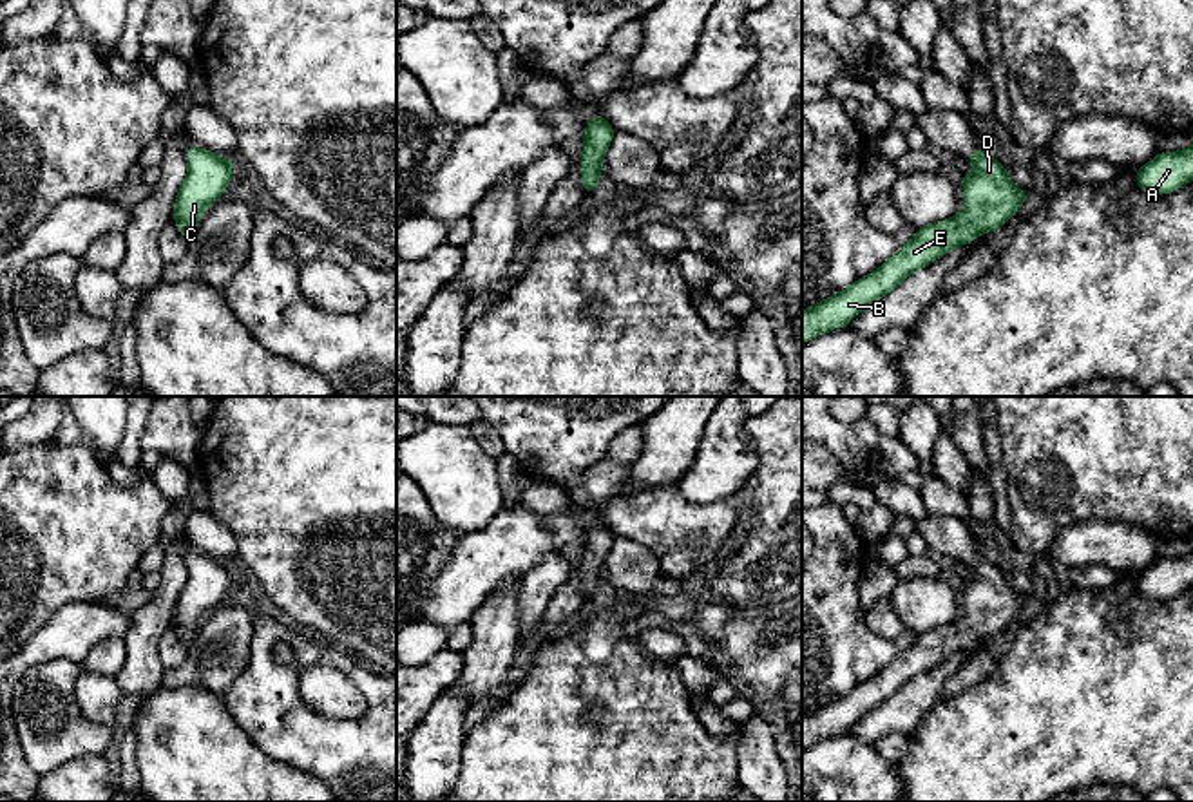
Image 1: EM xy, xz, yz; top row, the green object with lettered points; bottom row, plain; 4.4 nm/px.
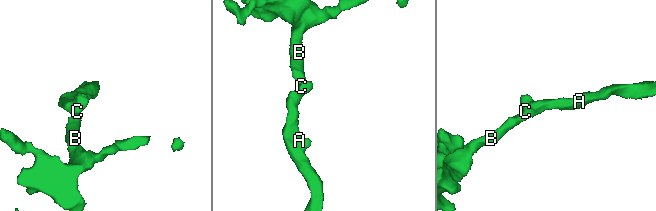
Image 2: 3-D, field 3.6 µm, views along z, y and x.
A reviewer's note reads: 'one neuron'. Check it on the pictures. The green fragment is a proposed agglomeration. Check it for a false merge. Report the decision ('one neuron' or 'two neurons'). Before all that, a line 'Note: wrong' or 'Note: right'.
Note: right
one neuron

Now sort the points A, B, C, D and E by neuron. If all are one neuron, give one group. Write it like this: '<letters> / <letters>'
A B C D E

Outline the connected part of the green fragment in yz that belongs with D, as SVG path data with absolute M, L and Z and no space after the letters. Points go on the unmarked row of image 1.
M974 554L967 565L974 570L974 578L961 581L965 616L947 626L916 634L916 641L878 675L804 715L802 749L820 739L847 731L862 715L938 663L972 648L981 639L999 637L1021 610L1032 605L1012 588L990 556Z

